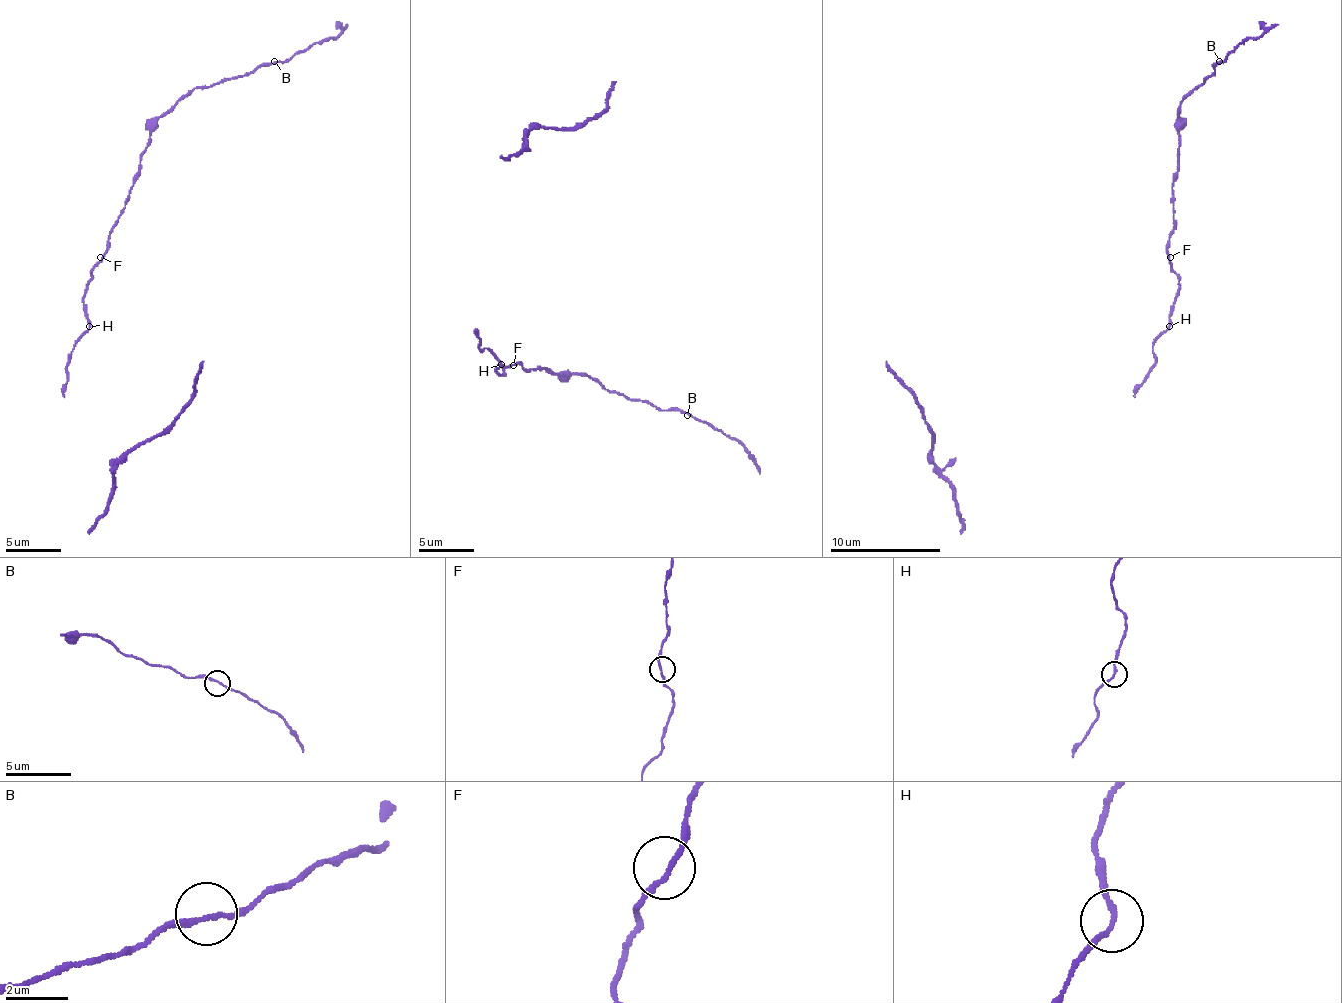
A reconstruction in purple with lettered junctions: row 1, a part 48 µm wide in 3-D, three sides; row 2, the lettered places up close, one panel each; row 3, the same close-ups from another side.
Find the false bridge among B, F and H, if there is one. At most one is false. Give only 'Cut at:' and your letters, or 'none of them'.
Cut at: none of them

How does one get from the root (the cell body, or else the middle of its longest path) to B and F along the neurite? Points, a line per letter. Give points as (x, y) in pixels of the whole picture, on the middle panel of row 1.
B: (496, 368), (502, 373), (519, 362), (552, 373), (588, 373), (607, 390), (687, 415)
F: (496, 368), (502, 373), (513, 365)

